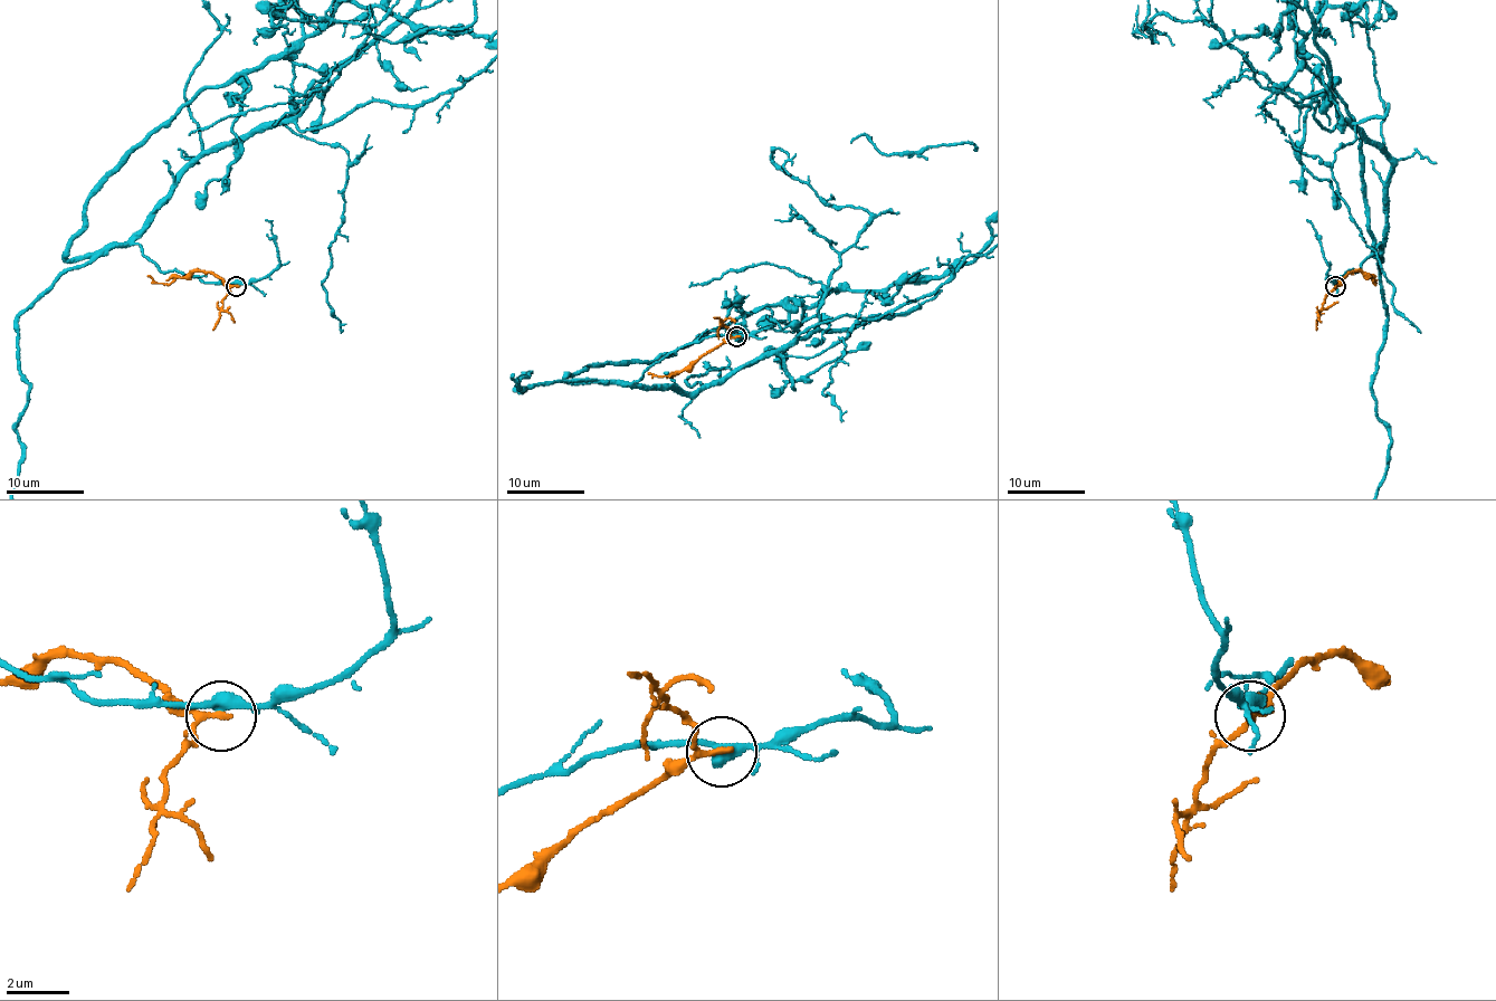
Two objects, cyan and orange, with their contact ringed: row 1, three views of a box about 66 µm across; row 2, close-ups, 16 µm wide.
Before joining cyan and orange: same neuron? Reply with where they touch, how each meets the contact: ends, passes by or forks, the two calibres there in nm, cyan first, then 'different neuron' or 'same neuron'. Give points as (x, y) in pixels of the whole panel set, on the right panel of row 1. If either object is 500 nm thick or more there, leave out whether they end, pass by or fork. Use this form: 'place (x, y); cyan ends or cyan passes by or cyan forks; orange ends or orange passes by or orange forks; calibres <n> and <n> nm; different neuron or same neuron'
place (1335, 286); cyan passes by; orange passes by; calibres 380 and 170 nm; different neuron

